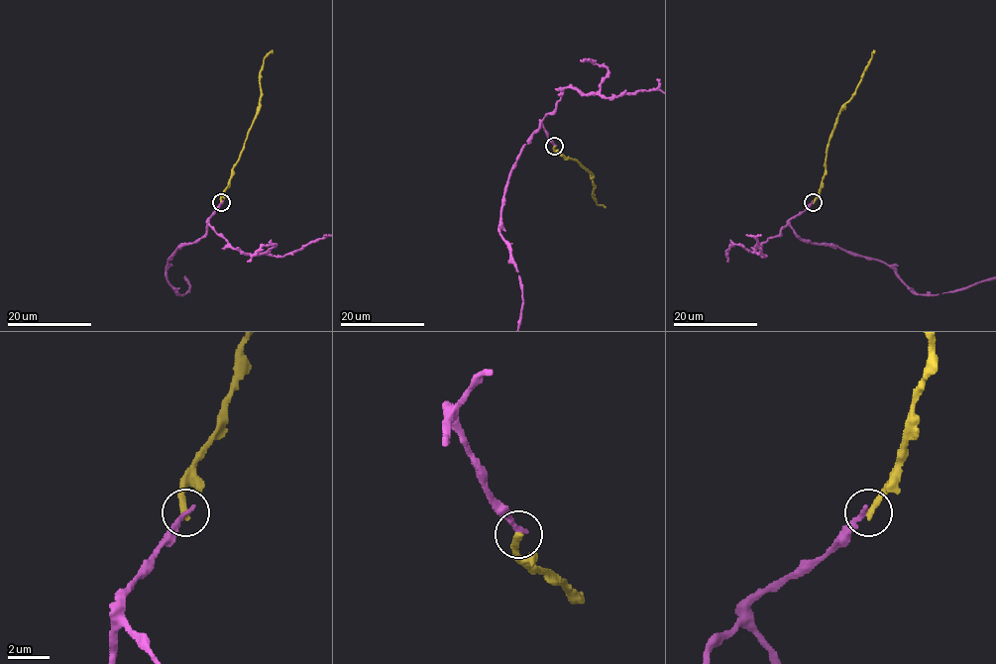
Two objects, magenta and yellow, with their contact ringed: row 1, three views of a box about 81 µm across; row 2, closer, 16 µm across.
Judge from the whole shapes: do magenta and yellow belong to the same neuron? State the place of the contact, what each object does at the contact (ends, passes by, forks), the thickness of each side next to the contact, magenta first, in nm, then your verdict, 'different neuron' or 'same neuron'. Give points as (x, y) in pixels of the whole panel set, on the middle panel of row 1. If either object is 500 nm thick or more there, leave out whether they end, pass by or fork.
(554, 146) | magenta ends | yellow ends | 280/320 nm | different neuron

